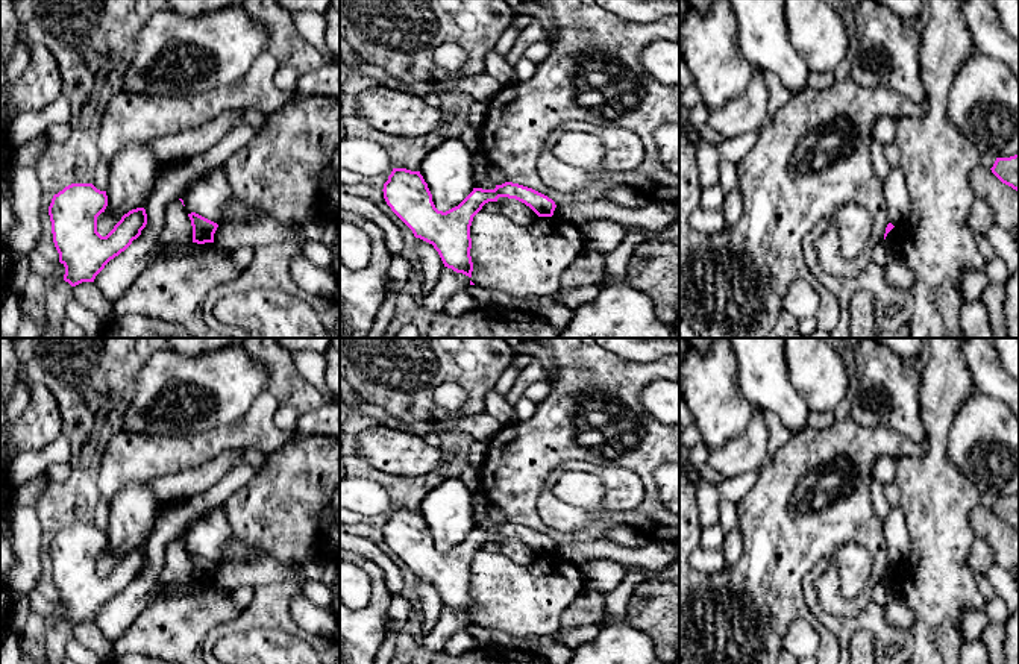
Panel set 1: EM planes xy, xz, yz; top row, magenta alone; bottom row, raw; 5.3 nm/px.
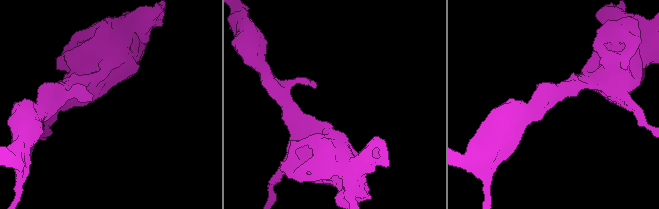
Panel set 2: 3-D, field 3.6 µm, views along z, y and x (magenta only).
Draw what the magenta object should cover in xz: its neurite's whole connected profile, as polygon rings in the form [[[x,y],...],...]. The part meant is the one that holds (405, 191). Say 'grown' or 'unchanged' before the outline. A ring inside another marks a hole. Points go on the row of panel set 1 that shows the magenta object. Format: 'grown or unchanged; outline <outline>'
unchanged; outline [[[393,168],[384,183],[384,199],[391,211],[420,238],[434,246],[444,267],[472,277],[470,226],[473,217],[488,202],[499,197],[516,199],[529,206],[538,217],[552,217],[557,208],[547,196],[513,182],[494,189],[473,188],[455,208],[443,212],[432,202],[432,194],[420,171]]]

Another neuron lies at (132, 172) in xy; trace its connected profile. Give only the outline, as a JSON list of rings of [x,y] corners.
[[[149,141],[123,146],[109,161],[108,206],[97,217],[97,232],[106,236],[124,214],[144,208],[161,167]]]

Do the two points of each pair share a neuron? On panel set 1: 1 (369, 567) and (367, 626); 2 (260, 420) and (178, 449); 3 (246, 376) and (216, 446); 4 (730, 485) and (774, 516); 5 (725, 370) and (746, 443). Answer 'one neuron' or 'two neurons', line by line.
1: one neuron
2: one neuron
3: two neurons
4: two neurons
5: two neurons

